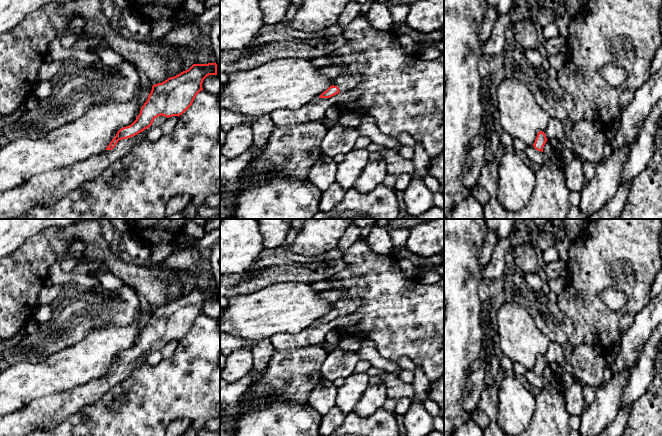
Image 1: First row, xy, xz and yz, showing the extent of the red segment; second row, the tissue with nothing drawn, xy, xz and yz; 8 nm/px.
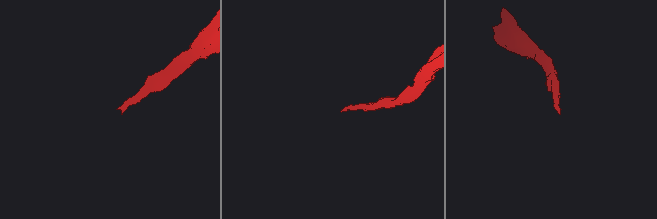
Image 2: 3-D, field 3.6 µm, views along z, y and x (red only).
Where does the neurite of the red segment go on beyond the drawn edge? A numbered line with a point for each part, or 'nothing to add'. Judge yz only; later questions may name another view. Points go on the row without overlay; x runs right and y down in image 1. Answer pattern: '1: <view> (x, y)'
1: yz (534, 379)

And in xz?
1: xz (345, 307)

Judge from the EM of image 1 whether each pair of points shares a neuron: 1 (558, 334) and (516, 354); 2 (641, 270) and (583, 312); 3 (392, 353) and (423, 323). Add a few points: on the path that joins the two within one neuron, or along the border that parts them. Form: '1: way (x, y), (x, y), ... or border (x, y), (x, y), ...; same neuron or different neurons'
1: border (546, 336), (551, 341); different neurons
2: way (624, 268), (614, 269), (588, 295); same neuron
3: way (400, 345), (416, 330); same neuron

